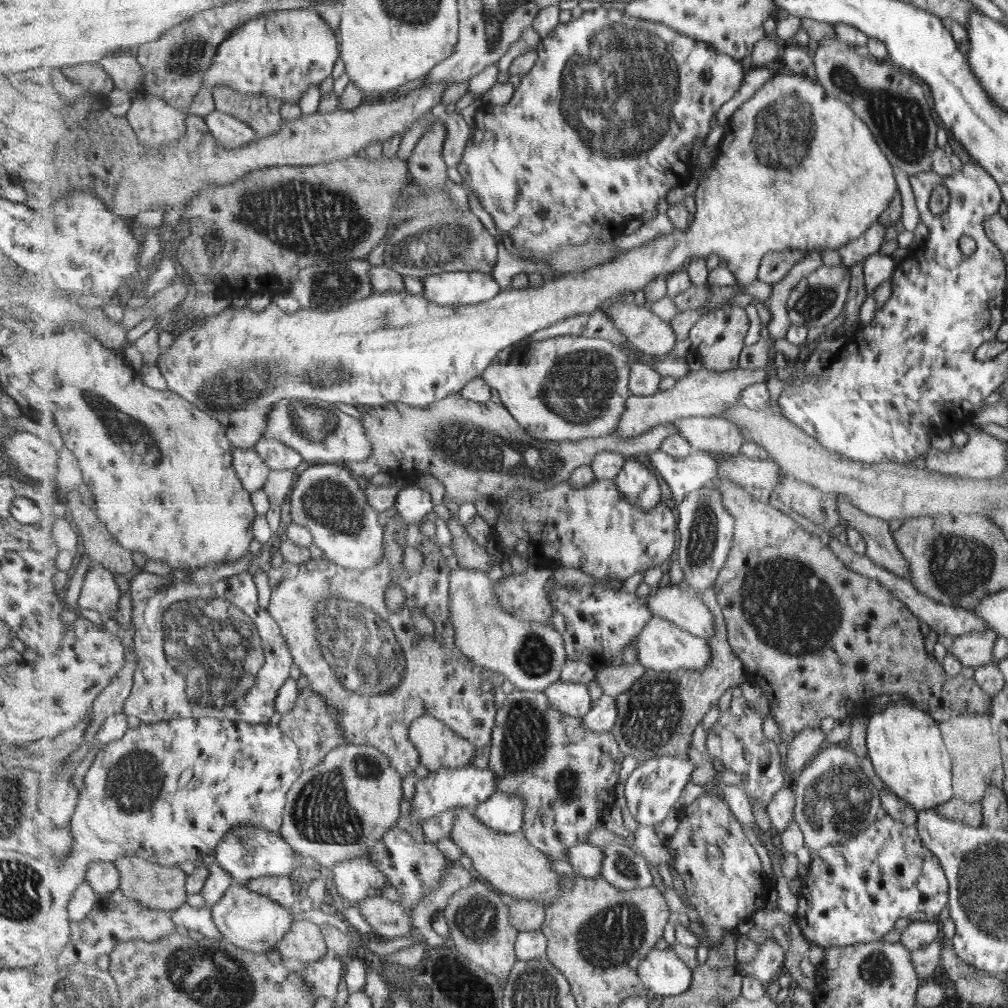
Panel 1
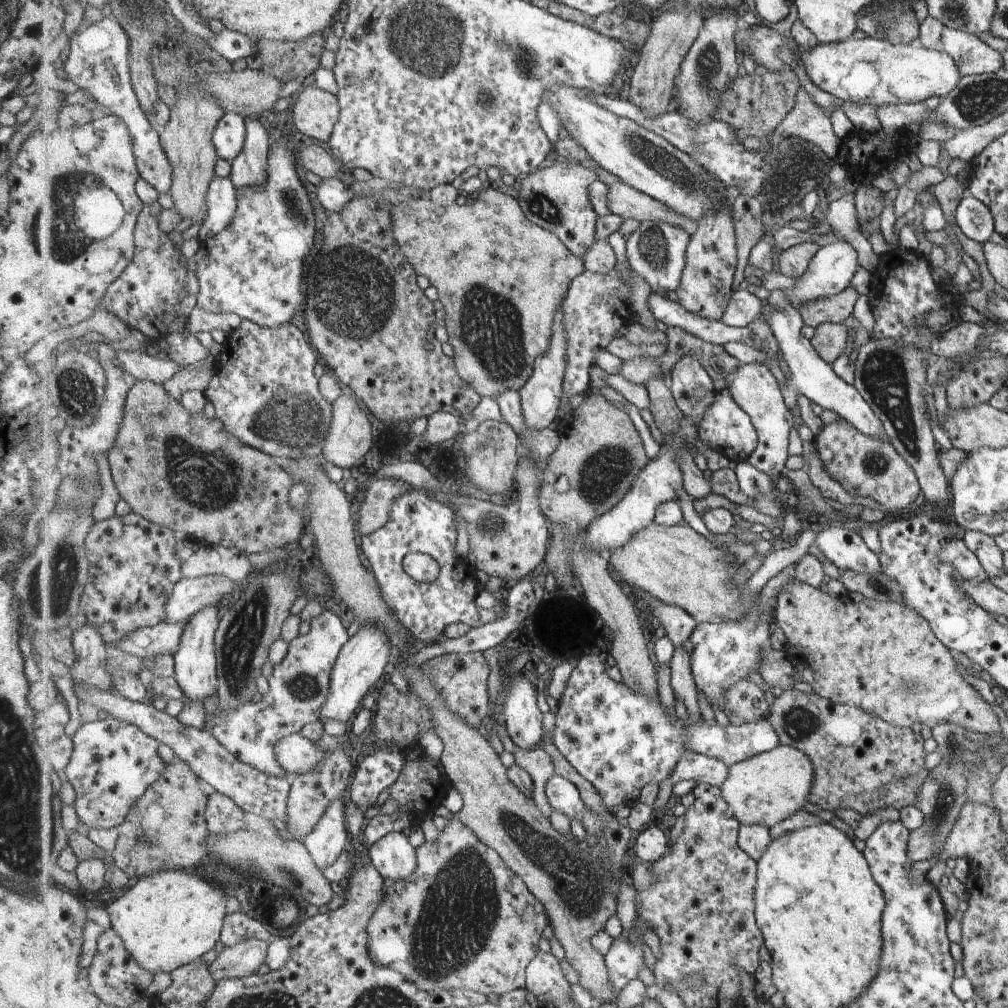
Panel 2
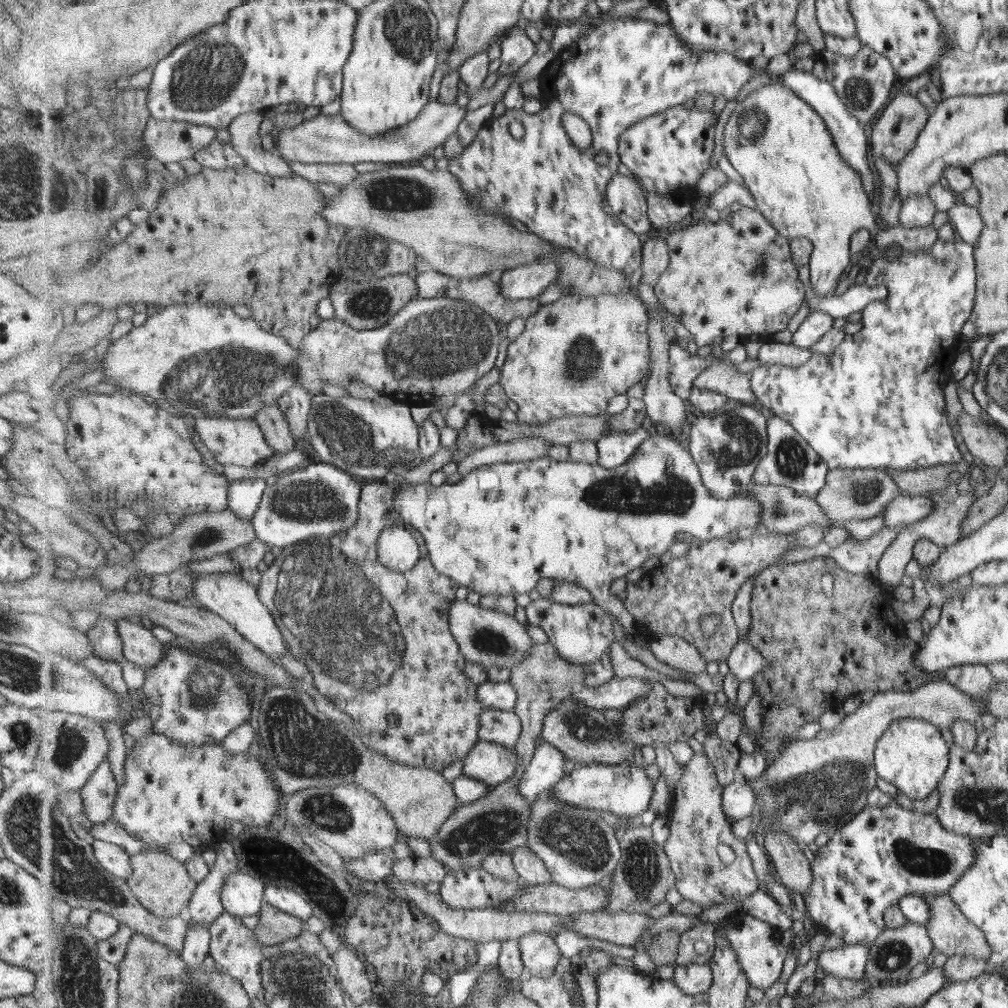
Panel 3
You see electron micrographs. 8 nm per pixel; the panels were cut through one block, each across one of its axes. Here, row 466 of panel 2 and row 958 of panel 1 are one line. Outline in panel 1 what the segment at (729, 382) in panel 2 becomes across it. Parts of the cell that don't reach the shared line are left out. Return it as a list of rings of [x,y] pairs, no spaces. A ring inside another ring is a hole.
[[[774,938],[767,939],[765,944],[759,946],[757,957],[753,957],[749,965],[743,965],[742,972],[744,976],[755,978],[768,986],[785,970],[783,960],[785,961],[785,950],[781,944],[776,944]]]

